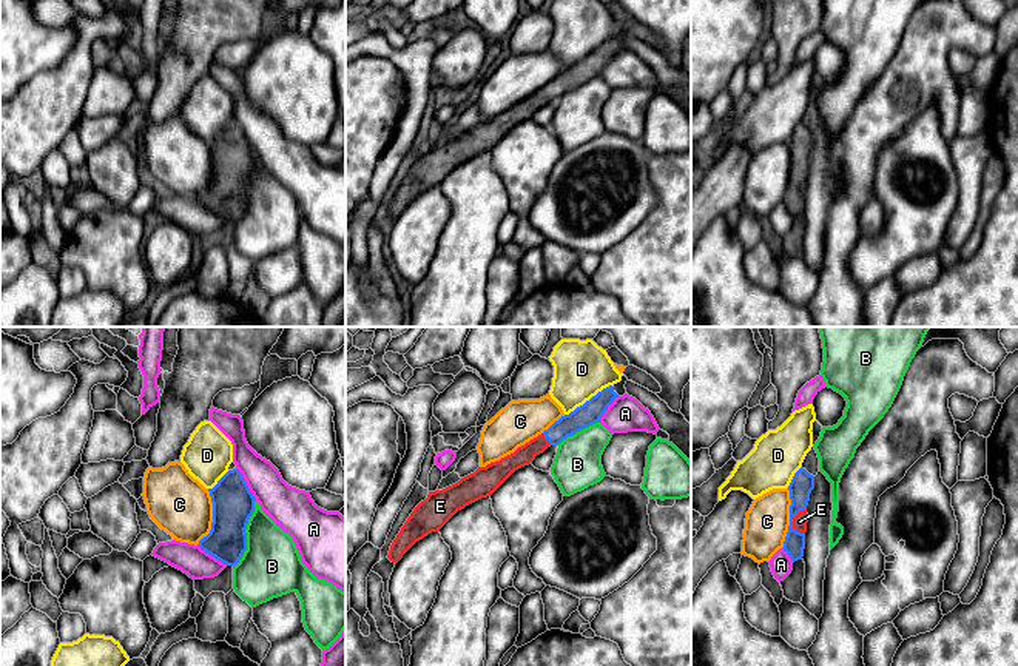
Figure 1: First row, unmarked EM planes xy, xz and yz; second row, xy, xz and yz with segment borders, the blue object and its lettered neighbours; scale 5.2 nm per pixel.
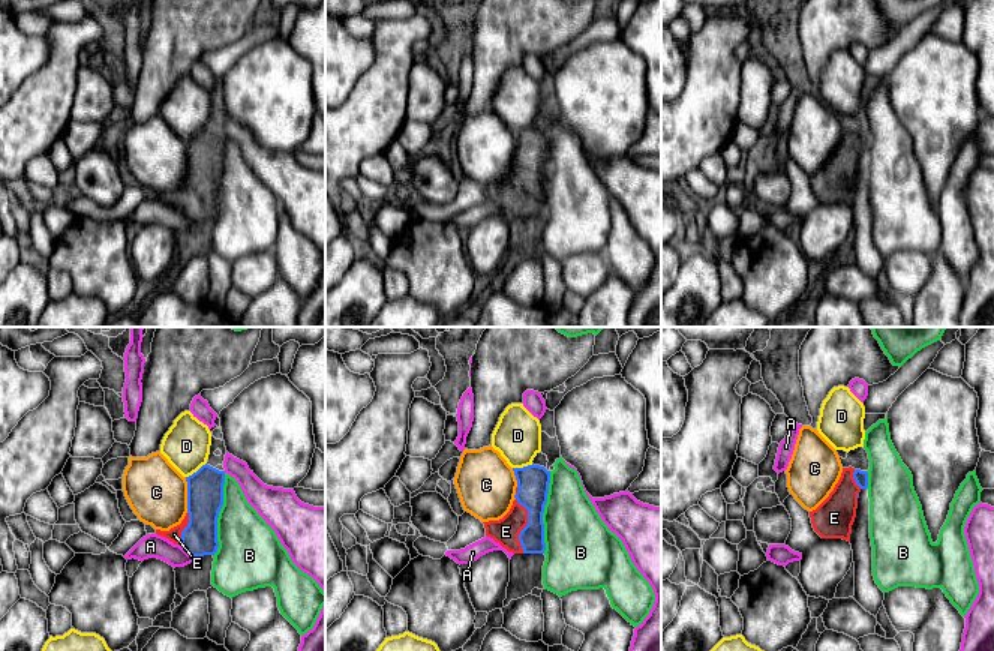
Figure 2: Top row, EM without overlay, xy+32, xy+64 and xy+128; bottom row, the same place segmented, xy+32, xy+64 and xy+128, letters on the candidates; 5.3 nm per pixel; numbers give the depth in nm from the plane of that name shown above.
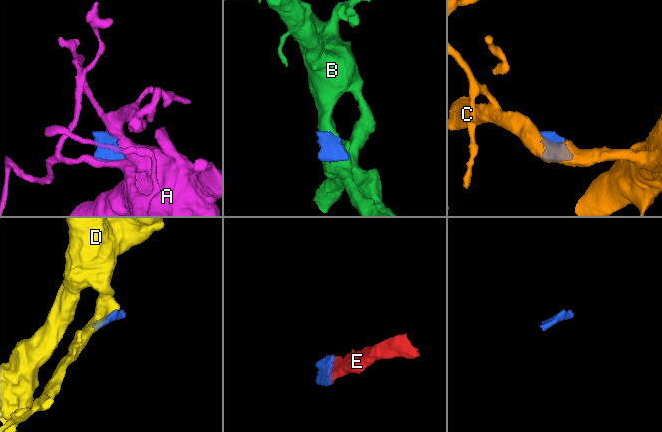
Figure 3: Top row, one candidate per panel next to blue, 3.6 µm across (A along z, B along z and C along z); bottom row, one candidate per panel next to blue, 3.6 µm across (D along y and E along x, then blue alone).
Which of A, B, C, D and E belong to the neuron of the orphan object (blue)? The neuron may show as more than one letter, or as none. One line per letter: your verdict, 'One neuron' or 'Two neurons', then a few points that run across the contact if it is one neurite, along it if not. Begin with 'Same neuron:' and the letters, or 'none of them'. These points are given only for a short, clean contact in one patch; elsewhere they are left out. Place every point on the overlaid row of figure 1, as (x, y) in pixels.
Same neuron: E
A: Two neurons
B: Two neurons
C: Two neurons
D: Two neurons. Line: xz (611, 384), (565, 415)
E: One neuron. Line: yz (802, 483), (798, 514), (792, 520), (799, 521)

